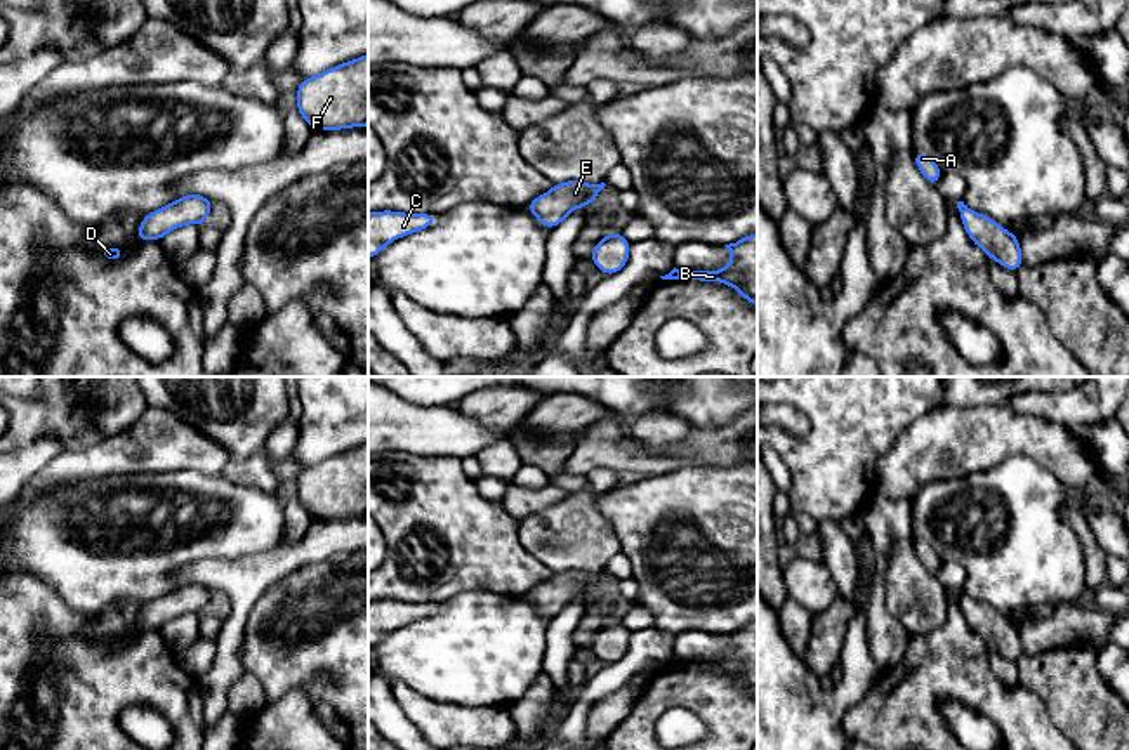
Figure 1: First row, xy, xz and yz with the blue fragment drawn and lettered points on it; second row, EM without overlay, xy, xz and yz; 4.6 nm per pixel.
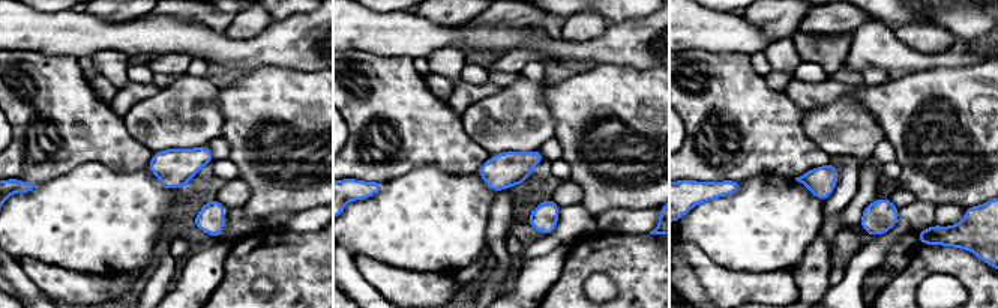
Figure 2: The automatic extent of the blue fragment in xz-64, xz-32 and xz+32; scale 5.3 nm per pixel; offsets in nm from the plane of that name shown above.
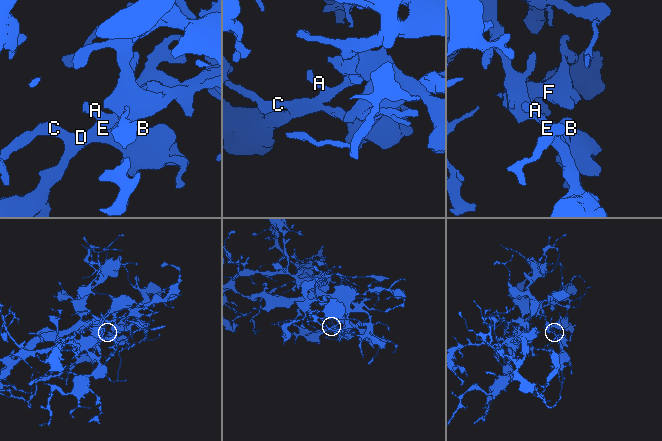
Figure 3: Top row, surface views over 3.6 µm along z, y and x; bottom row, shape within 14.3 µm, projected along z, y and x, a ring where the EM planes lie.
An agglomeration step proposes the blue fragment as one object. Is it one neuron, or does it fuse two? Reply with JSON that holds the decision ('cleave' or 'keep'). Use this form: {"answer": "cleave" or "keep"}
{"answer": "keep"}

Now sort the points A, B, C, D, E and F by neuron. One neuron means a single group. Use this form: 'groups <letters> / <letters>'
groups A B C D E F

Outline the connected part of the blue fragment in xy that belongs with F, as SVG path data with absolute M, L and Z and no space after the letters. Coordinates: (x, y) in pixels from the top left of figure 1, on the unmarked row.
M368 443L300 469L295 498L313 519L368 514Z

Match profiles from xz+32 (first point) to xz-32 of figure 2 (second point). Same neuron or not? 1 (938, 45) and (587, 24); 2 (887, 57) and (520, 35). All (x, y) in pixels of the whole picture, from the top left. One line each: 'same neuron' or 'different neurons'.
1: same neuron
2: different neurons

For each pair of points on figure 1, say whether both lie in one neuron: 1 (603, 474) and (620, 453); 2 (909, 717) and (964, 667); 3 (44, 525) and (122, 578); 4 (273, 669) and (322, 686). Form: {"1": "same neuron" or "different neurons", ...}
{"1": "different neurons", "2": "same neuron", "3": "same neuron", "4": "same neuron"}

